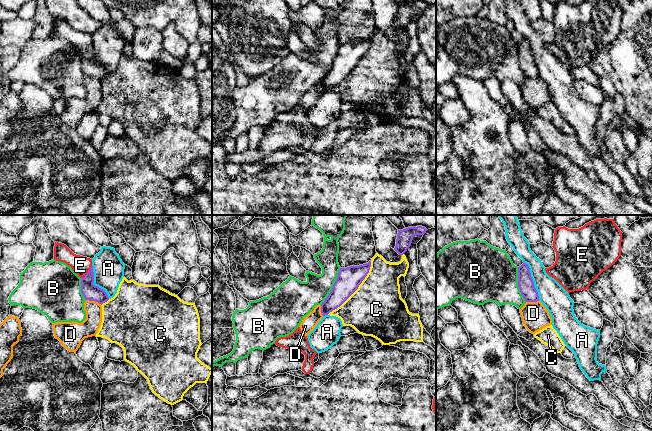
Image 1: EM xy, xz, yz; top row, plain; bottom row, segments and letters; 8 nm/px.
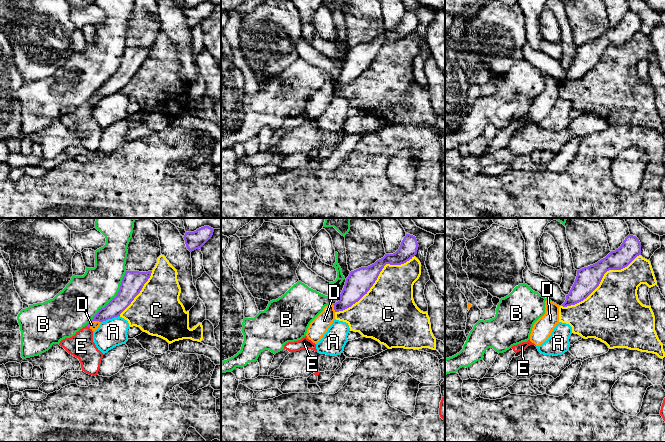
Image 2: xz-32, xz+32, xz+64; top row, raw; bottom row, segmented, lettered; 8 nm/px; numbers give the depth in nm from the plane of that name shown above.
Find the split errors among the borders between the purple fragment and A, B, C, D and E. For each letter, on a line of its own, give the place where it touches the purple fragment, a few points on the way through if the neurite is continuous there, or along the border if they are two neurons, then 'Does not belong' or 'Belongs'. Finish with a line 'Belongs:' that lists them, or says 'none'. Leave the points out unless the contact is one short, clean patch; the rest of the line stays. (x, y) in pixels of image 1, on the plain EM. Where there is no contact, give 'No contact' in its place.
A: Touches purple at yz (532, 57). Does not belong
B: Touches purple at xz (333, 62). Does not belong
C: Touches purple at xz (355, 66). Does not belong
D: Touches purple at xy (94, 76). Boundary: xy (86, 75), (97, 77), (101, 80). Does not belong
E: Touches purple at xy (87, 48). Path across: xy (90, 68), (87, 63), (87, 48), (80, 41). Belongs
Belongs: E

